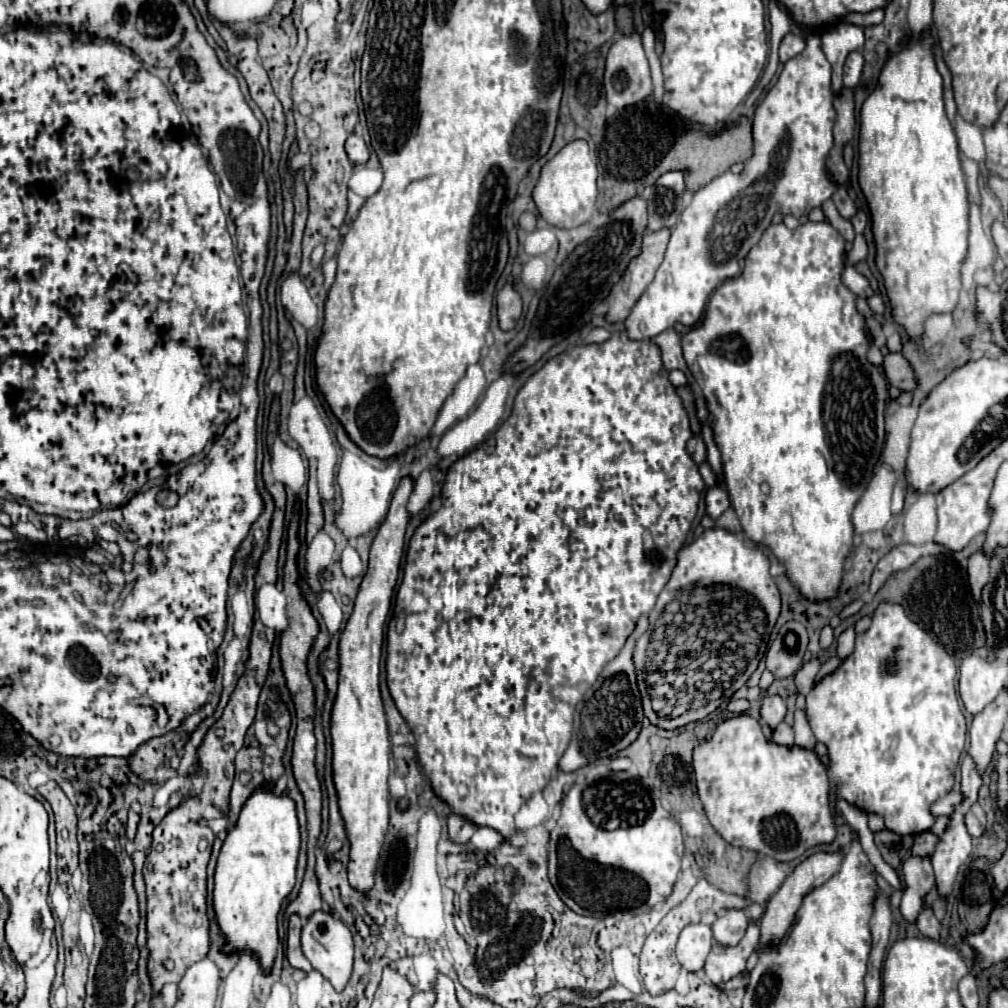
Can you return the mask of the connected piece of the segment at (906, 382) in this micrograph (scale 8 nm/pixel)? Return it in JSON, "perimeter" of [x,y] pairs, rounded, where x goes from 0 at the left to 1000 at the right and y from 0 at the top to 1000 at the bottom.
{"perimeter":[[[891,349],[879,351],[875,363],[877,363],[877,371],[879,371],[879,377],[883,379],[883,383],[893,385],[895,389],[905,389],[909,385],[905,365],[895,351],[891,351]]]}

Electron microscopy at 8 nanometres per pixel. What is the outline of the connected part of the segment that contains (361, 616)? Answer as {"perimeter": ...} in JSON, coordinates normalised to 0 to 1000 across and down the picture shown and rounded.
{"perimeter":[[[399,474],[391,488],[383,516],[367,544],[367,560],[355,583],[351,607],[345,613],[335,639],[335,687],[327,710],[329,730],[329,774],[335,788],[337,810],[343,819],[347,835],[345,875],[353,885],[365,887],[371,879],[371,865],[377,851],[377,841],[385,821],[385,768],[387,768],[387,736],[383,708],[377,692],[377,651],[379,651],[379,623],[387,607],[389,587],[395,575],[397,554],[401,544],[401,530],[405,522],[403,500],[409,490],[411,476]]]}

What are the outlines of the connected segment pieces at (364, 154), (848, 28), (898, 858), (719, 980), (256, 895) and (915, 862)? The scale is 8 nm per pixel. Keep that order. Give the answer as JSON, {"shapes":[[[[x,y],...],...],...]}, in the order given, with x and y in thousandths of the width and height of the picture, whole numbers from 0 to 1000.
{"shapes":[[[[353,133],[345,135],[345,139],[343,139],[343,153],[345,153],[349,163],[361,163],[365,159],[365,155],[367,155],[365,147],[363,147],[363,141],[357,135],[353,135]]],[[[831,22],[815,34],[815,50],[825,62],[825,85],[829,91],[835,87],[835,65],[843,52],[857,46],[857,28]]],[[[871,823],[867,825],[867,837],[873,843],[875,851],[885,859],[891,861],[901,849],[905,839],[905,829],[891,829],[885,823]]],[[[744,915],[742,923],[740,923],[740,929],[730,938],[724,940],[724,938],[708,937],[706,942],[704,942],[704,948],[700,952],[700,958],[698,958],[700,968],[710,978],[716,978],[724,970],[732,968],[740,960],[740,952],[746,946],[746,942],[750,940],[752,929],[754,929],[752,919],[748,915]]],[[[256,782],[242,798],[234,819],[226,825],[212,865],[210,901],[224,935],[222,946],[252,942],[256,956],[268,966],[276,942],[276,905],[294,875],[298,823],[294,800],[284,790]]],[[[901,851],[897,855],[899,881],[893,893],[893,905],[901,915],[909,915],[917,903],[917,891],[927,881],[927,865],[923,851]]]]}

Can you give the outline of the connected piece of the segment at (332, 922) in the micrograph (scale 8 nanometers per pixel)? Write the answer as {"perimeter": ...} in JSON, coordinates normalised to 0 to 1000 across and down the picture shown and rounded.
{"perimeter":[[[319,903],[312,905],[306,911],[304,919],[300,921],[300,944],[308,952],[310,960],[313,960],[321,970],[325,970],[333,982],[339,982],[345,976],[349,966],[351,935],[349,935],[349,927],[345,919],[337,911],[323,907]]]}

